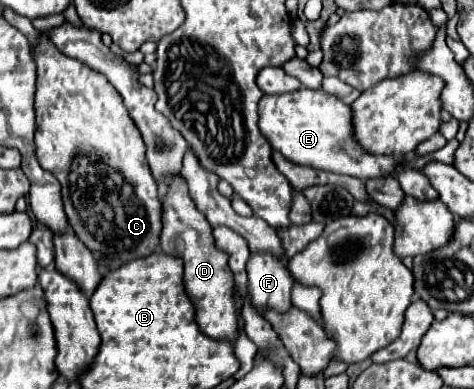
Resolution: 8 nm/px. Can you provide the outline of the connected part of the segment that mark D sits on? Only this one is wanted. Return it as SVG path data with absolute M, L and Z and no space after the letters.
M176 179L168 189L168 199L164 199L164 213L162 213L162 235L160 247L164 253L180 257L184 261L184 285L190 299L196 305L196 321L200 331L214 339L236 339L236 309L232 301L234 289L234 273L228 271L228 255L218 251L212 237L212 227L204 219L188 195L186 183Z

